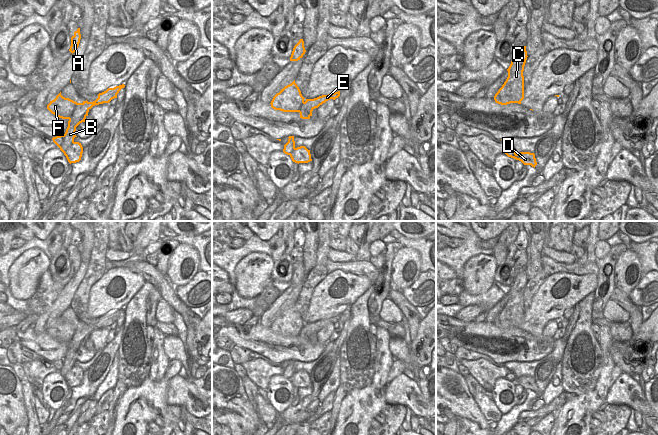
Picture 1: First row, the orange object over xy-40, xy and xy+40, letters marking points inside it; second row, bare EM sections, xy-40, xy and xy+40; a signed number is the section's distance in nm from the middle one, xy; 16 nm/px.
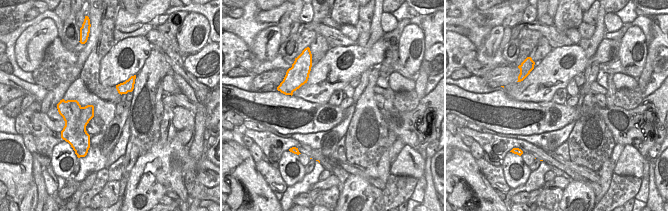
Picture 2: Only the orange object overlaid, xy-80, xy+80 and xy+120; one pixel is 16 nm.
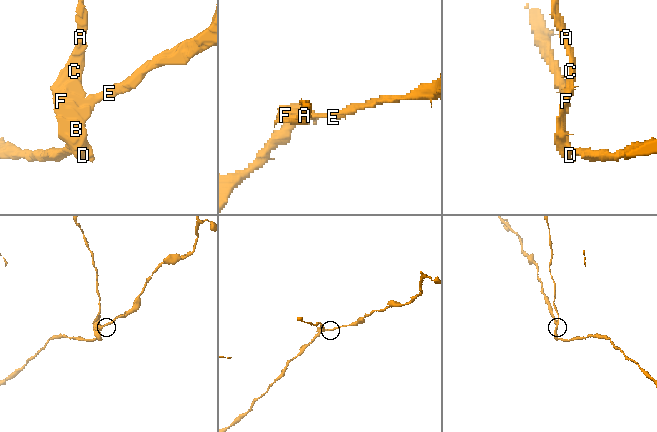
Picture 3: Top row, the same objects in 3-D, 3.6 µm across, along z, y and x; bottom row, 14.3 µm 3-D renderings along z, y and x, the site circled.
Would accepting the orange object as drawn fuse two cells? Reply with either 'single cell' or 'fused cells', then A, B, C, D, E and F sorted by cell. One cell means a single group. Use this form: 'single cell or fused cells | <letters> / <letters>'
fused cells | A B C D F / E

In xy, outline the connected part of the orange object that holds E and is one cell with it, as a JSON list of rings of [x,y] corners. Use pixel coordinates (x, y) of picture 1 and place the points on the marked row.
[[[340,91],[328,94],[328,95],[322,95],[314,99],[306,99],[306,101],[302,104],[302,108],[306,110],[306,112],[310,113],[310,116],[312,116],[312,111],[315,108],[318,108],[320,105],[325,103],[326,101],[333,99],[335,100],[340,96]]]

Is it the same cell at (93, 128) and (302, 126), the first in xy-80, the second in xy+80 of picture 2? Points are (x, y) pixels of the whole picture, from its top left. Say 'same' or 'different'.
same

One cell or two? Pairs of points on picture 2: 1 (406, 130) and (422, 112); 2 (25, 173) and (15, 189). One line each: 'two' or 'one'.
1: one
2: one

